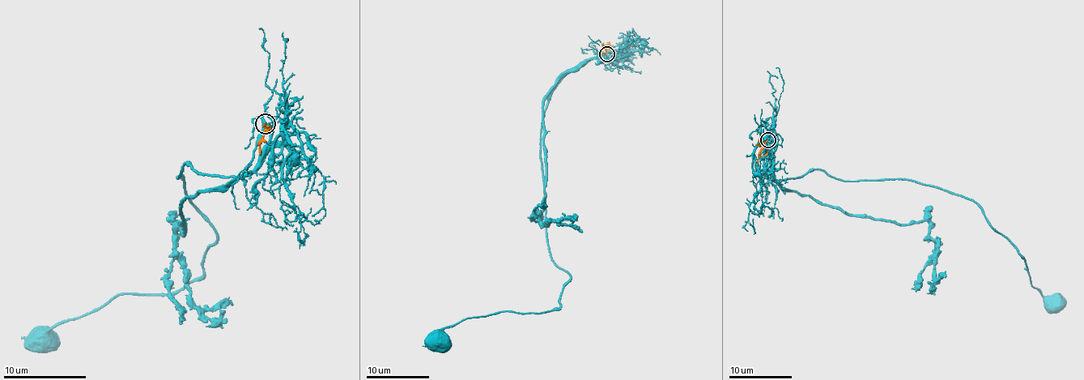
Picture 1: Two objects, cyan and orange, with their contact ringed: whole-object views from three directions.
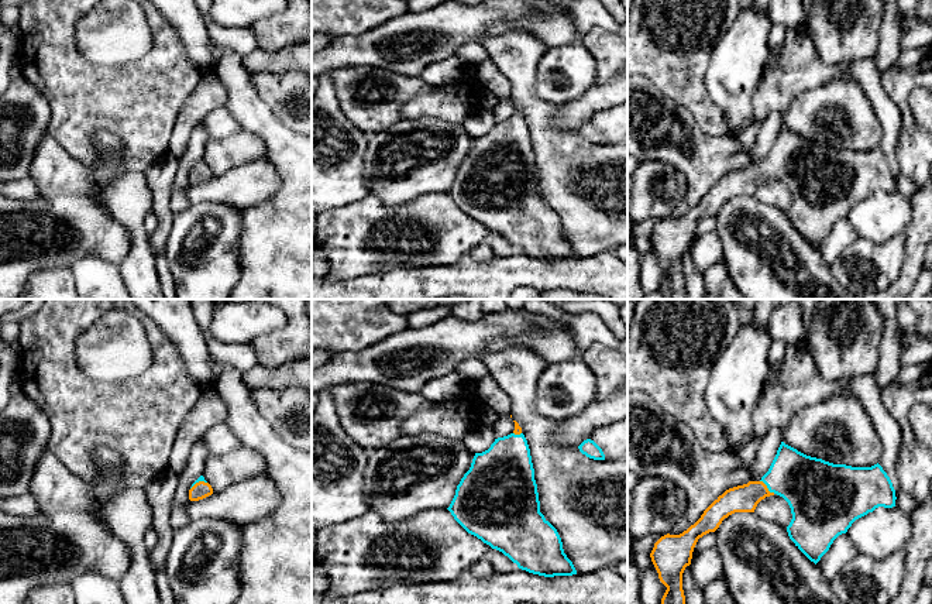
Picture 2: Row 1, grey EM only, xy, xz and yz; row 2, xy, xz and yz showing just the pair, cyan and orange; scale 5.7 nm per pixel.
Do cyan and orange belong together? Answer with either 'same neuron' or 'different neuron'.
same neuron

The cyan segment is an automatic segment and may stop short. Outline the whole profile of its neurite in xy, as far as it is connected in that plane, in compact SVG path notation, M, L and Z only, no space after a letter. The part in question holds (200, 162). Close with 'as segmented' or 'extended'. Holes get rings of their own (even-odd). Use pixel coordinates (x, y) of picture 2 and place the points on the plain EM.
M200 159L189 174L189 183L199 185L213 178L211 169Z; extended

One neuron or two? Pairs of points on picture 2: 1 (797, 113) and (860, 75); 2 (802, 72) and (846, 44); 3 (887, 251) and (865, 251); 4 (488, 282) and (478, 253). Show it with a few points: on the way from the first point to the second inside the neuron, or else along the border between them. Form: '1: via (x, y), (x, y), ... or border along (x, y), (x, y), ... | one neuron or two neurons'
1: border along (839, 76), (853, 79), (873, 106) | two neurons
2: border along (807, 30), (815, 52), (824, 62), (850, 62) | two neurons
3: via (881, 251), (870, 251) | one neuron
4: border along (467, 256), (478, 261), (488, 261), (494, 256) | two neurons

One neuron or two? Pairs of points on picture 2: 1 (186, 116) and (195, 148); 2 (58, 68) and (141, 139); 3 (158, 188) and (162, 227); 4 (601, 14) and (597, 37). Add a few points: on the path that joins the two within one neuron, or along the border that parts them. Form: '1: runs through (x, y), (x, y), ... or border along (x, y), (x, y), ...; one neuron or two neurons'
1: border along (199, 122), (191, 134), (186, 150), (178, 158); two neurons
2: runs through (79, 89), (89, 99), (102, 99), (120, 117); one neuron
3: runs through (161, 198), (162, 218); one neuron
4: border along (612, 30), (591, 28), (578, 40); two neurons

